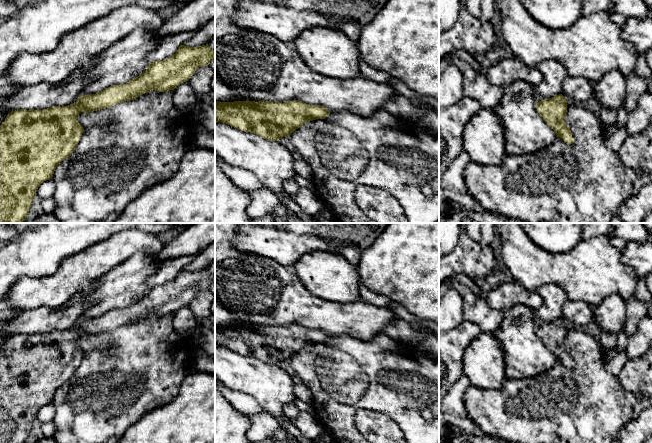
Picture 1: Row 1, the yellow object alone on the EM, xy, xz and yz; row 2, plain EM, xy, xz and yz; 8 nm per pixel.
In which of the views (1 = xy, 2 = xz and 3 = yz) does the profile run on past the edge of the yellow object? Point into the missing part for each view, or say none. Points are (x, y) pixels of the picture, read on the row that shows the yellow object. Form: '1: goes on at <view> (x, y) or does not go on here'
1: does not go on here
2: does not go on here
3: does not go on here

